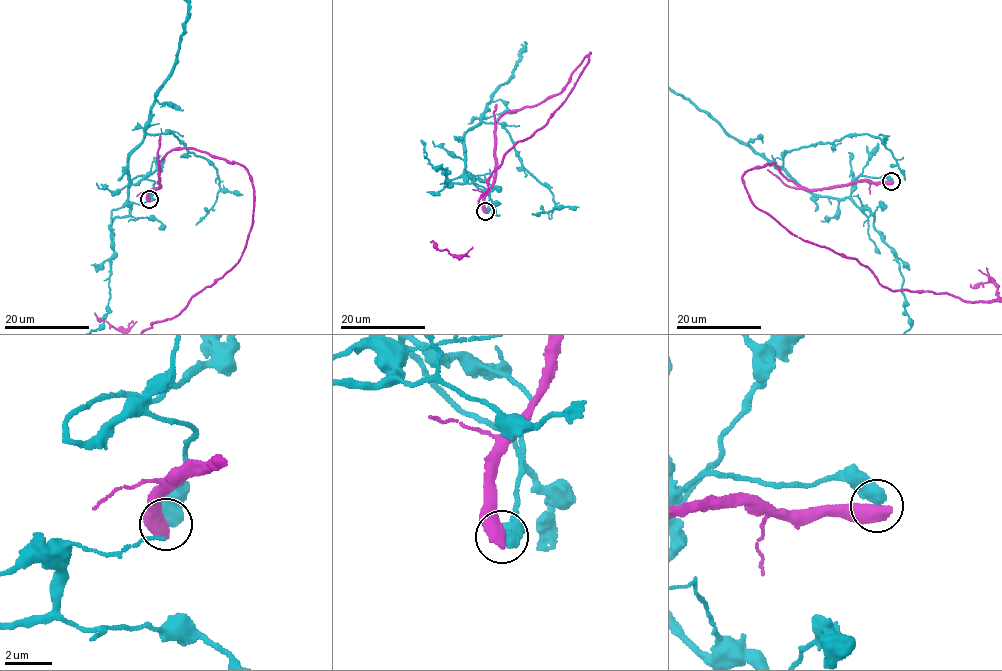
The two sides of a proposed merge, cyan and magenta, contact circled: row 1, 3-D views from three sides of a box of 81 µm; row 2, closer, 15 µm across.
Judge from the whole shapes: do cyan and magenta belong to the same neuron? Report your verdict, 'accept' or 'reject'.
reject

